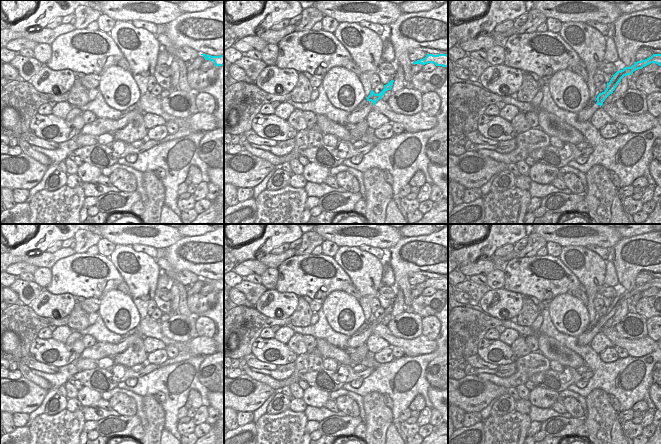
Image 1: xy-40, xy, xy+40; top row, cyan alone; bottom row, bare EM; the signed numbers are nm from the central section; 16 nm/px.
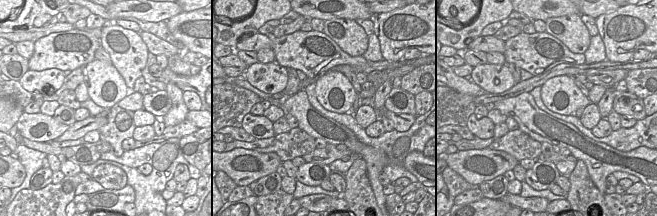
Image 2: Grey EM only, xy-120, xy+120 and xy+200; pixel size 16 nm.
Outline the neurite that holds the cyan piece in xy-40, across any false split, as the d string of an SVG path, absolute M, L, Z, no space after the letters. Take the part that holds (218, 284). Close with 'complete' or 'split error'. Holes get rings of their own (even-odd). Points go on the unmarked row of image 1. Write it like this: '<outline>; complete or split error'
M201 278L205 284L210 284L213 285L215 290L223 290L224 289L224 279L220 280L211 280L211 279L206 279L206 278Z; complete

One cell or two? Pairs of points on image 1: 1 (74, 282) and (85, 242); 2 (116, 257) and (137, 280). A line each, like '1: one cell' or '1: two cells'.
1: two cells
2: one cell

